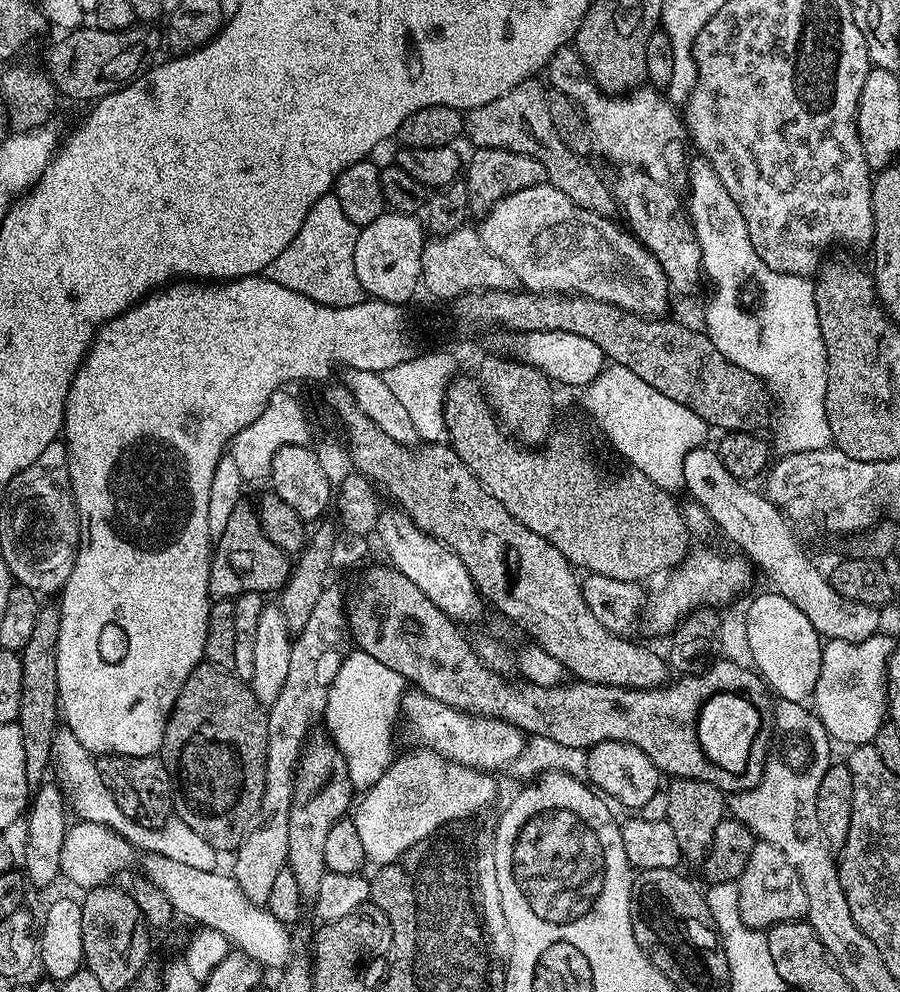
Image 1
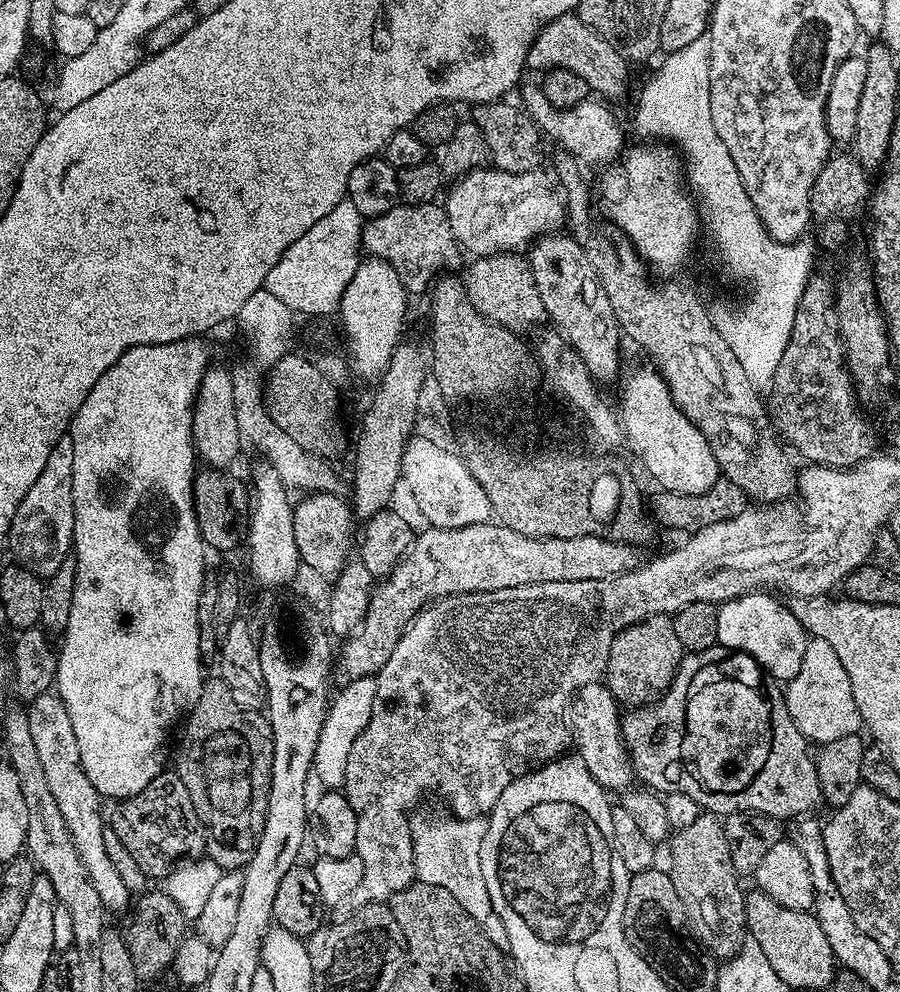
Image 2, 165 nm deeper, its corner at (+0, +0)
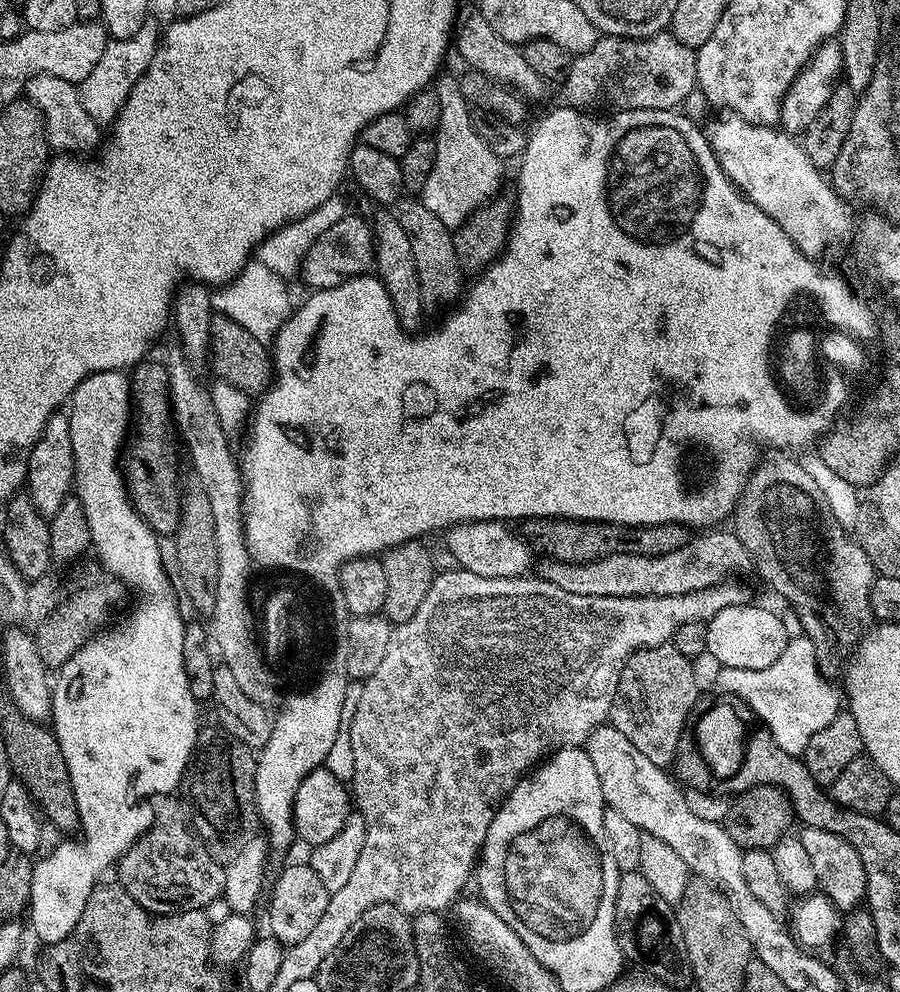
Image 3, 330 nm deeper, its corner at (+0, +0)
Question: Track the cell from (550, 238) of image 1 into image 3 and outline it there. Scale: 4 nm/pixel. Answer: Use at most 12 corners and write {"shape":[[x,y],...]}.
{"shape":[[441,75],[434,170],[418,198],[455,229],[501,191],[505,161]]}

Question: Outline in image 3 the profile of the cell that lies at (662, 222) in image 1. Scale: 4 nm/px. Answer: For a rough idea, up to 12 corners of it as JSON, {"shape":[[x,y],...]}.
{"shape":[[461,7],[454,48],[473,72],[540,100],[550,88],[479,7]]}

